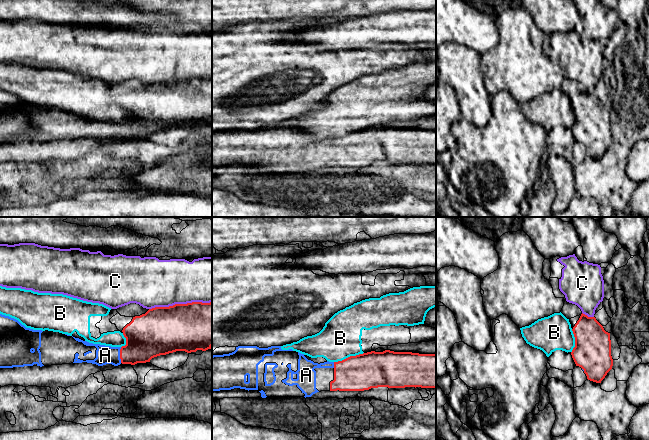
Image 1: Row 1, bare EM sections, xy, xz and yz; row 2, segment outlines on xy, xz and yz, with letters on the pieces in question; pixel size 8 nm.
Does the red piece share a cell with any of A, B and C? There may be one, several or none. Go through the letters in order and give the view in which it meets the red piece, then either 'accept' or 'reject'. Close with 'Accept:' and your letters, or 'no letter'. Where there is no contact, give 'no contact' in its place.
A: xy | accept
B: xz | reject
C: xy | reject
Accept: A

